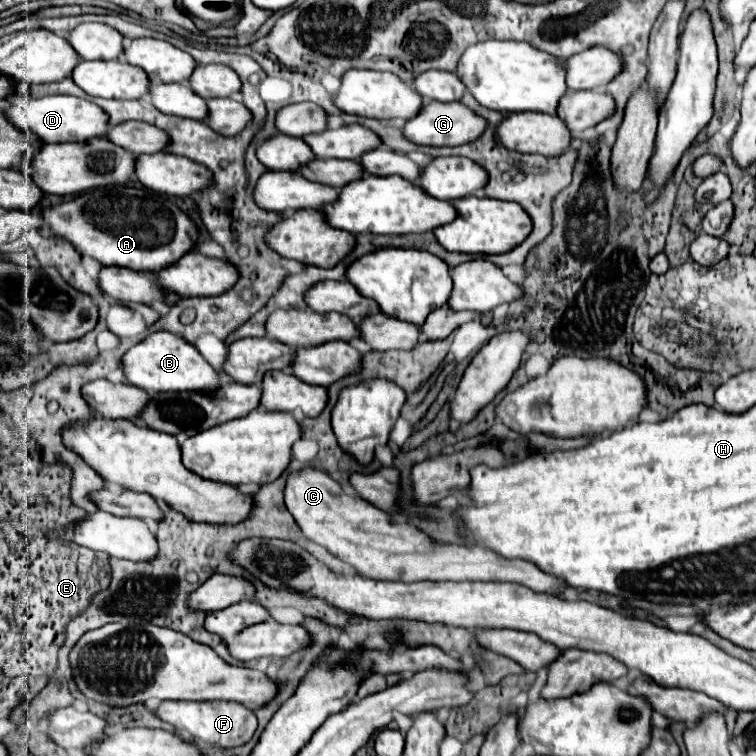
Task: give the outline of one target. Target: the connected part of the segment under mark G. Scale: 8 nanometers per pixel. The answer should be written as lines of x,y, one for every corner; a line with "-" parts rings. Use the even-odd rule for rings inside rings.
428,101
422,105
416,117
408,119
406,125
402,127
402,133
408,141
416,145
432,145
432,147
444,147
444,145
462,145
468,141
474,141
486,127
486,121
472,113
466,105
462,103
438,103
438,101

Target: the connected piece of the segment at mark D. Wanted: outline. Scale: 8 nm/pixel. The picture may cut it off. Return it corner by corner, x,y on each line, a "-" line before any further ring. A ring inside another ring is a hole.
8,95
6,97
8,107
2,111
2,115
8,119
8,123
16,125
18,129
26,133
34,133
40,141
86,141
86,137
98,137
104,135
108,129
108,115
94,103
70,95
48,95
48,97
20,97
20,95

